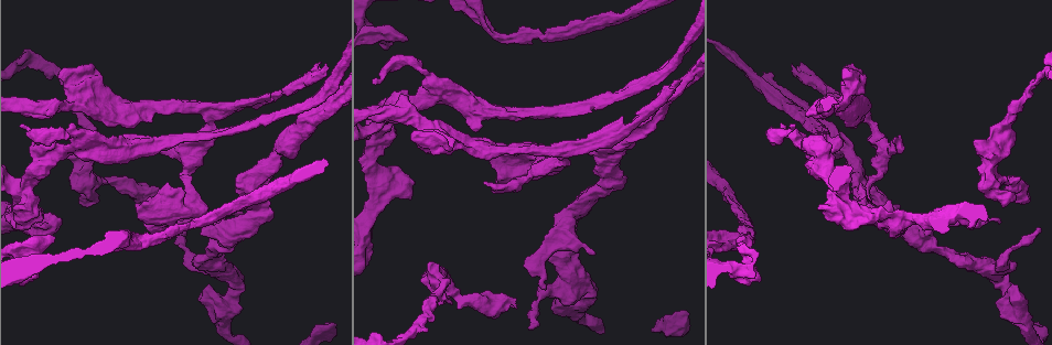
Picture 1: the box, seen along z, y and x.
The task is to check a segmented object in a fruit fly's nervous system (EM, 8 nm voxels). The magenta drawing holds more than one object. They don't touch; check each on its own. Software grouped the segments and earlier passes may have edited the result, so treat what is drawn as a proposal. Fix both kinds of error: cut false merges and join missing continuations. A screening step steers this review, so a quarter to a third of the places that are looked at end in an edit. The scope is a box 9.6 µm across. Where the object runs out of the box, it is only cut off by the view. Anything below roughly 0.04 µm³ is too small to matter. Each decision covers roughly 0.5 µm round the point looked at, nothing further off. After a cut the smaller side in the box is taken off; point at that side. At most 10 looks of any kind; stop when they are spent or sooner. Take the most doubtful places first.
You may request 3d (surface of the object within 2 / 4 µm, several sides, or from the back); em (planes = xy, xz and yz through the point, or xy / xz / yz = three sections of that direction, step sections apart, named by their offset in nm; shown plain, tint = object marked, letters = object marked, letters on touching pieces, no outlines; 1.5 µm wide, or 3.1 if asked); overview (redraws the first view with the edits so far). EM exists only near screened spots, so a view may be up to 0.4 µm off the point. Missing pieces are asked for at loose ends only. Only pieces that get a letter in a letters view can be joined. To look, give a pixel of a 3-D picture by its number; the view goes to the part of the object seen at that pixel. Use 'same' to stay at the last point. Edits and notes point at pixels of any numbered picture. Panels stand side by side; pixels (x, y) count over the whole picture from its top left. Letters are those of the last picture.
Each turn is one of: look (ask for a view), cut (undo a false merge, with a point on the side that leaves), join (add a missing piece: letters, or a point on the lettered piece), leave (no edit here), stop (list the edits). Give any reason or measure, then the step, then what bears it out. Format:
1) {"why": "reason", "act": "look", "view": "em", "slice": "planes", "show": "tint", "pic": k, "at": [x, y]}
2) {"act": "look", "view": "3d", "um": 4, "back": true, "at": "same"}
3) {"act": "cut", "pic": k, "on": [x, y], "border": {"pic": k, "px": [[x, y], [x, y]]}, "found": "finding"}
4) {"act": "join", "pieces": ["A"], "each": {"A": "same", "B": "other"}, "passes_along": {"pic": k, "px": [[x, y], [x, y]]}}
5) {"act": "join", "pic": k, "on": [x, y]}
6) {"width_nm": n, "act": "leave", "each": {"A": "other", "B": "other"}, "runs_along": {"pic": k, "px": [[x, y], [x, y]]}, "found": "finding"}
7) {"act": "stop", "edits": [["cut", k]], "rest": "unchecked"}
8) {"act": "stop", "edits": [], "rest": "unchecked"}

{"why": "branch stops here", "act": "look", "view": "em", "slice": "planes", "show": "tint", "pic": 1, "at": [484, 181]}

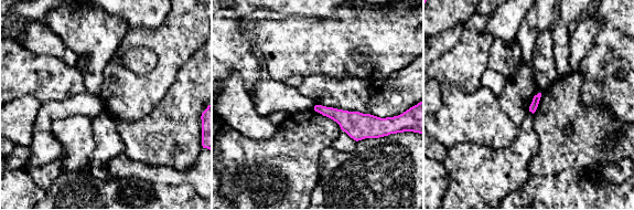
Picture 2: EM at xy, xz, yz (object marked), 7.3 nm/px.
{"why": "see the neighbours", "act": "look", "view": "em", "slice": "planes", "show": "letters", "at": "same"}

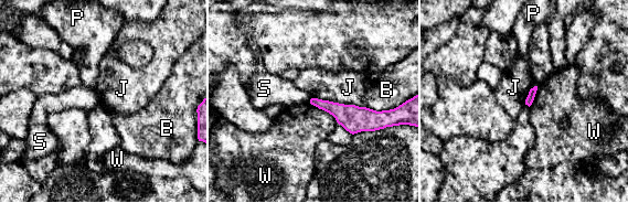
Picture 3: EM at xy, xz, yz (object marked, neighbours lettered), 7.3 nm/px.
{"longest_contact_nm": ["J", 400], "act": "leave", "each": {"B": "other", "J": "other", "P": "other", "S": "other", "W": "other"}, "border": {"pic": 3, "px": [[312, 97], [365, 107]]}, "found": "none of them fits"}

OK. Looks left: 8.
{"why": "end of a long branch", "act": "look", "view": "em", "slice": "planes", "show": "letters", "pic": 1, "at": [791, 127]}

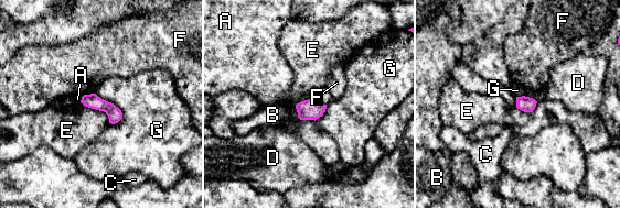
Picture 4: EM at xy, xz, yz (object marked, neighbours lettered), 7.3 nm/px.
{"act": "leave", "each": {"A": "other", "B": "other", "C": "other", "D": "other", "E": "other", "F": "other", "G": "other"}, "found": "no lettered piece goes on from it"}

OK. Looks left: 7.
{"why": "stops while still wide", "act": "look", "view": "3d", "um": 2, "back": true, "pic": 1, "at": [861, 184]}

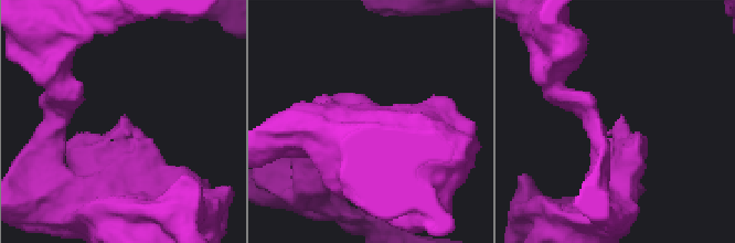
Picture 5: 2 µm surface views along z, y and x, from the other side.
{"why": "now the EM", "act": "look", "view": "em", "slice": "planes", "show": "tint", "pic": 5, "at": [618, 121]}

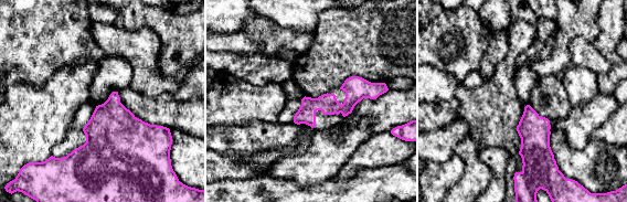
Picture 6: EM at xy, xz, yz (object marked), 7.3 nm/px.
{"act": "look", "view": "em", "slice": "planes", "show": "letters", "at": "same"}

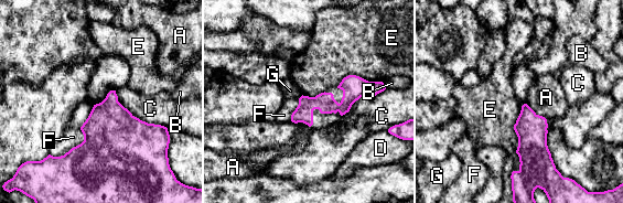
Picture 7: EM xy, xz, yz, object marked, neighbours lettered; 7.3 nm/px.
{"longest_contact_nm": ["C", 480], "act": "leave", "each": {"A": "other", "B": "other", "C": "other", "D": "other", "E": "other", "F": "other", "G": "other"}, "found": "no lettered piece goes on from it"}

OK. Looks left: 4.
{"why": "branch stops here", "act": "look", "view": "3d", "um": 2, "pic": 1, "at": [592, 254]}

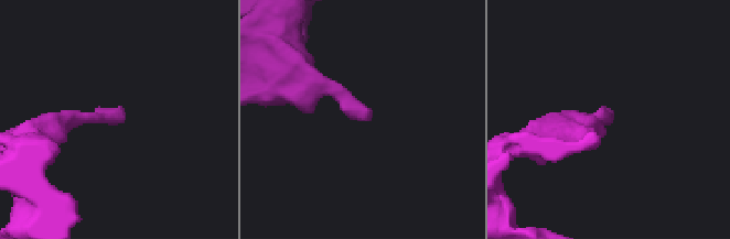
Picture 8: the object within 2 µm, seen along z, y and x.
{"act": "look", "view": "em", "slice": "xy", "step": 8, "show": "letters", "pic": 8, "at": [124, 117]}

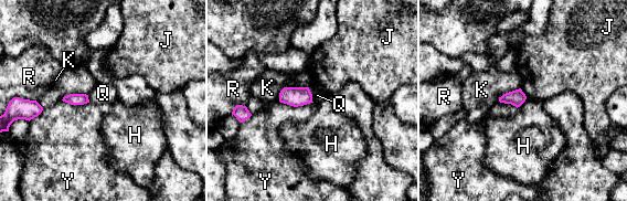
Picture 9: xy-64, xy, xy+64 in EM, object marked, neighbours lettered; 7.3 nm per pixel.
{"act": "look", "view": "em", "slice": "planes", "show": "letters", "at": "same"}

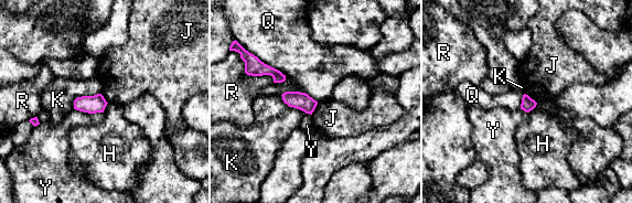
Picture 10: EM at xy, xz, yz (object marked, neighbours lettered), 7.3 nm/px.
{"act": "leave", "each": {"H": "other", "J": "other", "K": "other", "Q": "other", "R": "other", "Y": "other"}, "border": {"pic": 10, "px": [[108, 103], [103, 111]]}, "found": "none of them fits"}

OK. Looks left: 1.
{"act": "stop", "edits": [], "rest": "unchecked"}

